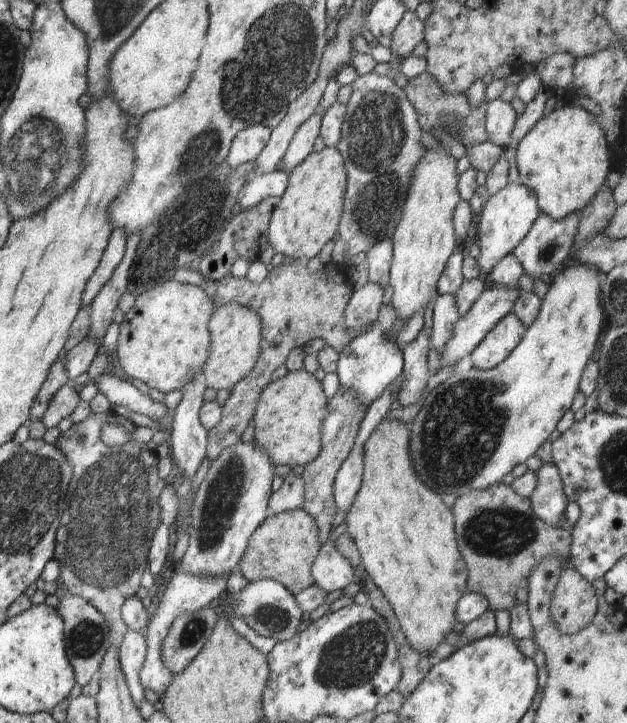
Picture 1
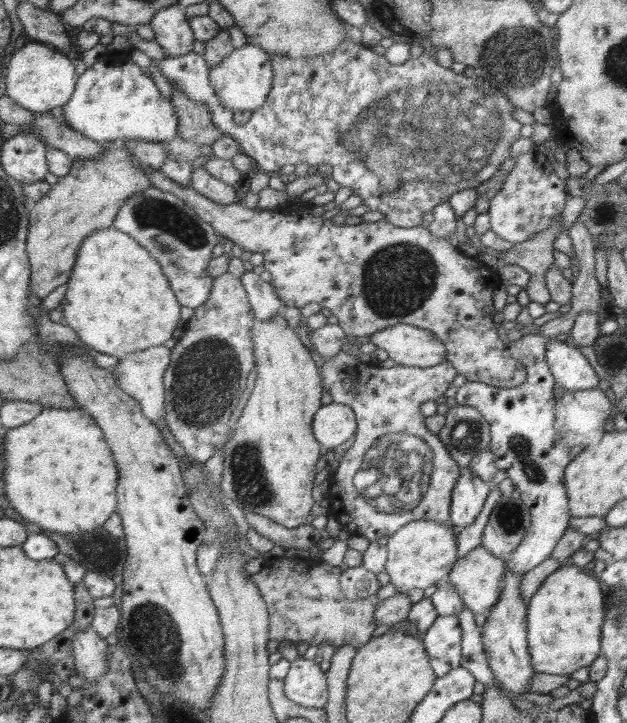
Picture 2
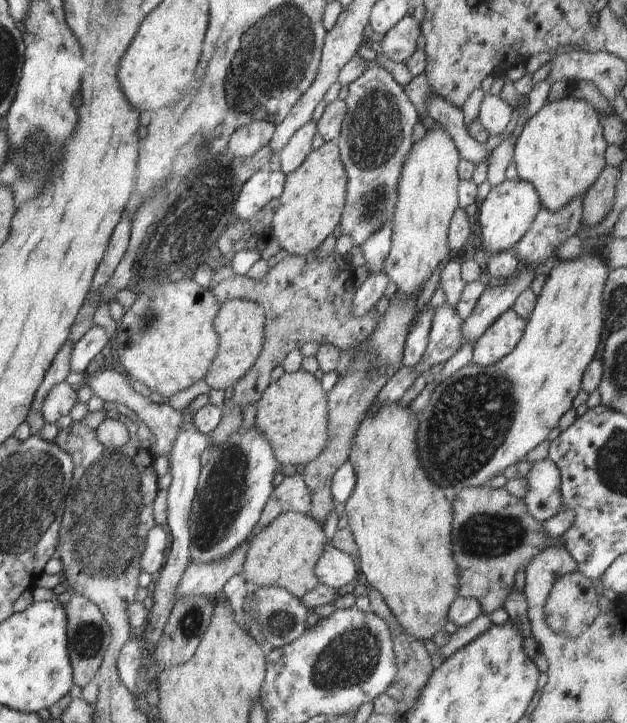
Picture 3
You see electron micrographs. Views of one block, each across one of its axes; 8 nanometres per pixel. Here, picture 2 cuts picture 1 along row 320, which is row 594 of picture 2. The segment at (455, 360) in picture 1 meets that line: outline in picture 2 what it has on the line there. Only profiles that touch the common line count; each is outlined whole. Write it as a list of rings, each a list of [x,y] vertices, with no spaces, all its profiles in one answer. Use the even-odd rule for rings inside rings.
[[[478,546],[478,548],[472,550],[472,552],[468,552],[466,556],[456,559],[456,562],[452,565],[446,577],[449,582],[455,586],[460,601],[464,603],[474,615],[487,615],[488,612],[496,606],[496,602],[498,602],[498,598],[500,598],[505,566],[505,561],[490,554],[490,552],[482,546]]]

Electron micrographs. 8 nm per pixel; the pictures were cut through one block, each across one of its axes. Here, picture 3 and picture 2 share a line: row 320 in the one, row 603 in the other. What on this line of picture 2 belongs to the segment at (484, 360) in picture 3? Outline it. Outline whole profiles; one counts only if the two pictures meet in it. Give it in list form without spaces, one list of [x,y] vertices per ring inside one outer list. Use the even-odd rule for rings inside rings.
[[[505,566],[500,598],[498,598],[496,606],[486,615],[486,622],[481,628],[485,655],[495,678],[502,682],[505,690],[510,690],[520,696],[529,692],[531,678],[536,673],[531,665],[527,643],[527,608],[520,598],[519,586],[522,577],[521,574],[515,573]]]

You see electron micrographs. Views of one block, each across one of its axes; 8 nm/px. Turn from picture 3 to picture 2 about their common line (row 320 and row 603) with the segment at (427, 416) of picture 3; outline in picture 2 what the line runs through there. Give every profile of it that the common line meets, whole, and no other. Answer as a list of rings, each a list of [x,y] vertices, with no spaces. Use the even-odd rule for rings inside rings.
[[[574,565],[558,567],[544,579],[526,610],[527,643],[536,673],[570,675],[595,661],[601,654],[606,595],[601,581]]]

